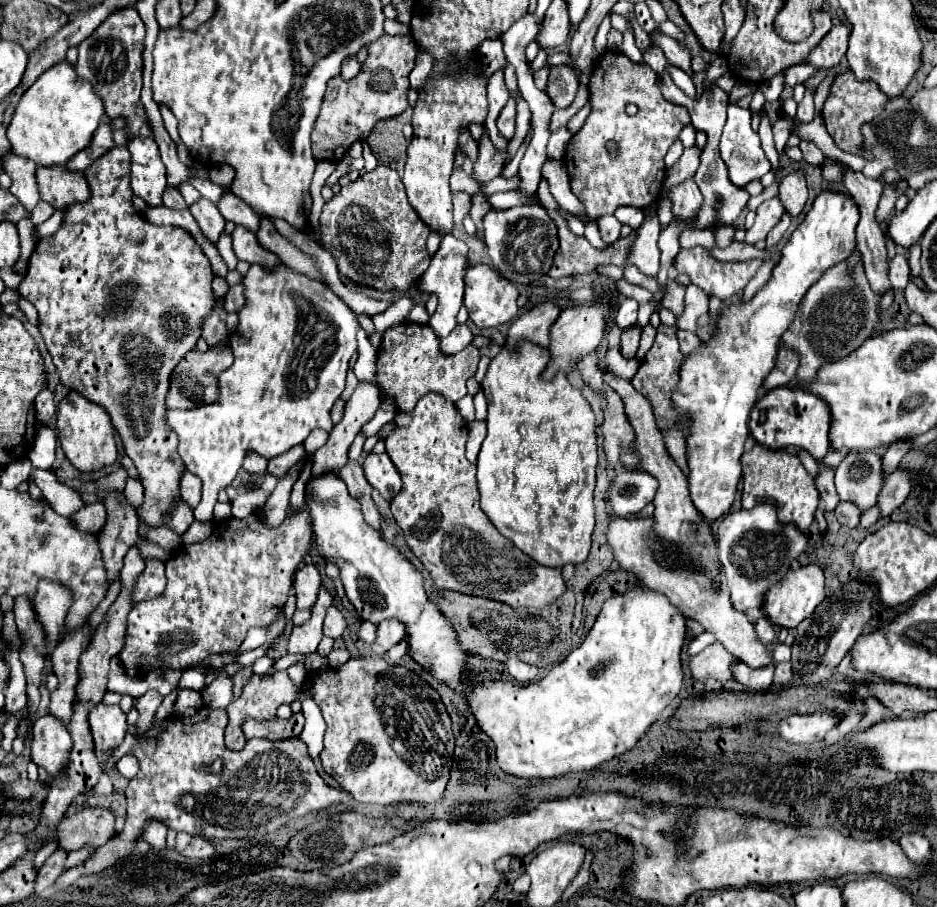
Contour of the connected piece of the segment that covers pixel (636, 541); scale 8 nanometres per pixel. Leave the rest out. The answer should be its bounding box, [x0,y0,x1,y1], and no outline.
[607,516,773,668]

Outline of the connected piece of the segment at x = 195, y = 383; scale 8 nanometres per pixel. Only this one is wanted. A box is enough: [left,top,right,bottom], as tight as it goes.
[167,340,233,410]

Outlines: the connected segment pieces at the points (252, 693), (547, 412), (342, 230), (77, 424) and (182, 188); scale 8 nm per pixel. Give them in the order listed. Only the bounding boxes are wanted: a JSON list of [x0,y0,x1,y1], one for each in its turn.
[[225,670,299,750],[477,344,597,568],[321,166,431,290],[57,392,119,472],[177,182,201,206]]

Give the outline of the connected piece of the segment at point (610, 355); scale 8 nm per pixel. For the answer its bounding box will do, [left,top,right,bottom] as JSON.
[603,348,639,382]

